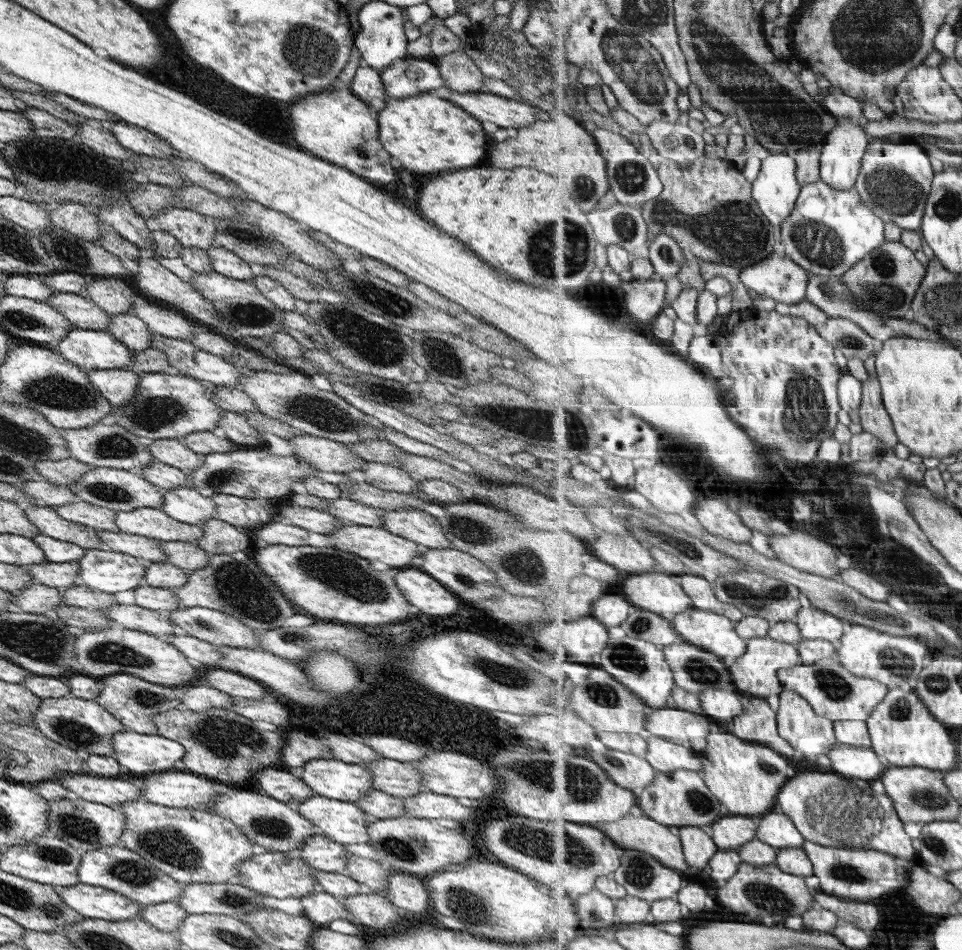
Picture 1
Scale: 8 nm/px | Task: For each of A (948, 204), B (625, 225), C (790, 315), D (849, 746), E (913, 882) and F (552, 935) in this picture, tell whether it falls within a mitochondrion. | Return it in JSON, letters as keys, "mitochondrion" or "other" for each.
{"A":"mitochondrion","B":"mitochondrion","C":"other","D":"other","E":"other","F":"other"}

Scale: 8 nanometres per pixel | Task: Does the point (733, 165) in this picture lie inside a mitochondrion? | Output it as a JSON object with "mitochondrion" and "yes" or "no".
{"mitochondrion":"no"}

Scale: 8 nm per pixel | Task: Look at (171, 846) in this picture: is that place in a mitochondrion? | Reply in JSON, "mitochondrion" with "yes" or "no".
{"mitochondrion":"yes"}

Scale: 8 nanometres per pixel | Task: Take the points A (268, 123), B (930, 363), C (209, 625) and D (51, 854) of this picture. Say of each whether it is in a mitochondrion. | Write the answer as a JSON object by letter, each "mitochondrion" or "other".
{"A":"other","B":"other","C":"mitochondrion","D":"mitochondrion"}

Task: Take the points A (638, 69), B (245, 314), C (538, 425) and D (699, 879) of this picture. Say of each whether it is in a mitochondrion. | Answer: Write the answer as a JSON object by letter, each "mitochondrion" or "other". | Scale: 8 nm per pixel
{"A":"mitochondrion","B":"mitochondrion","C":"mitochondrion","D":"other"}

